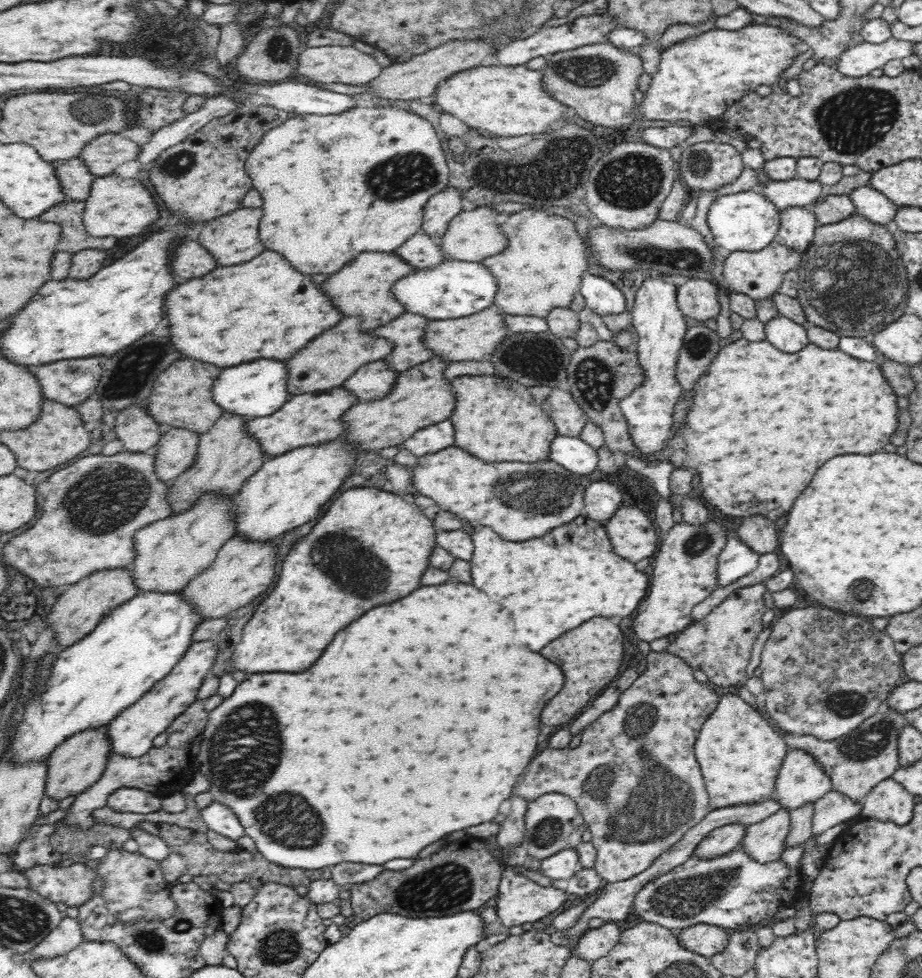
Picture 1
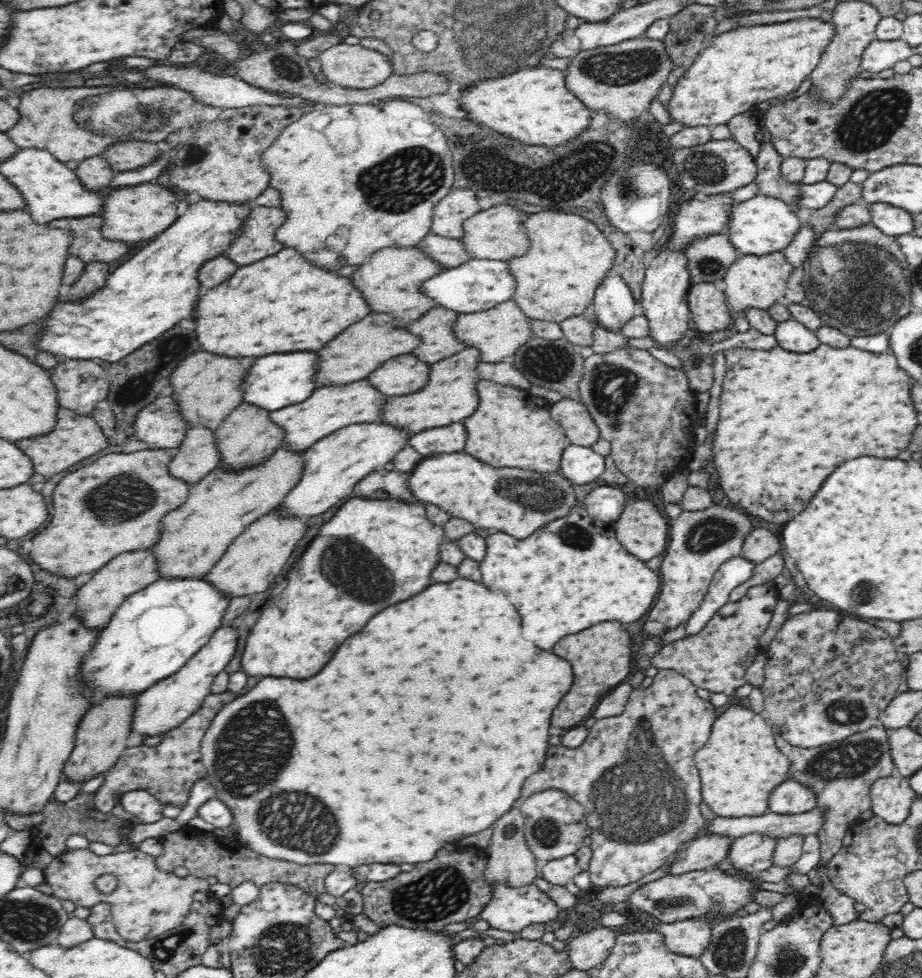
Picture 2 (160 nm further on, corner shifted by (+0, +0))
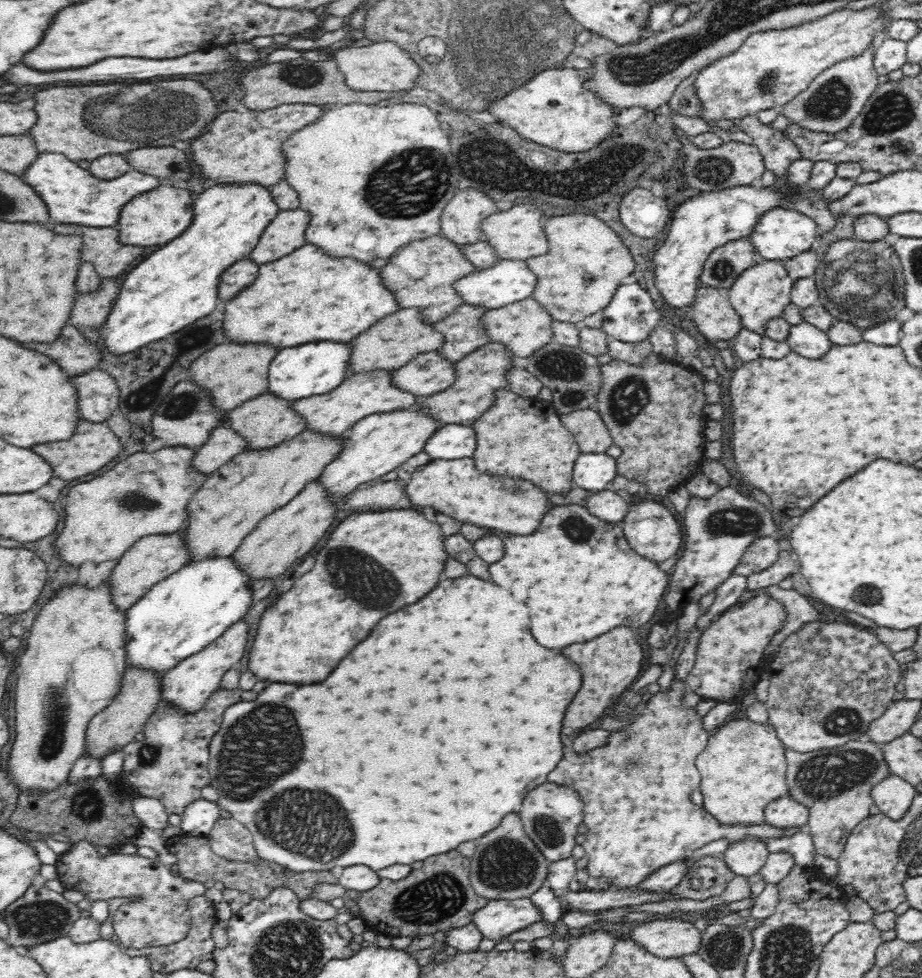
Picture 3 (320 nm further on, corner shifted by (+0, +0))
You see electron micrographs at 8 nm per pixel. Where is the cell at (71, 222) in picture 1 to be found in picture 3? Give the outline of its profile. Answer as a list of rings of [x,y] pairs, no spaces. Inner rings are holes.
[[[54,224],[54,232],[82,237],[82,260],[93,264],[102,278],[116,279],[144,252],[144,247],[122,244],[117,228]]]

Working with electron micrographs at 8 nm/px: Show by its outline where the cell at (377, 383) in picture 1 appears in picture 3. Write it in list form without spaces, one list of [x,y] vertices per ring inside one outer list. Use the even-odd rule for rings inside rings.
[[[436,351],[419,354],[393,372],[393,383],[419,398],[445,391],[456,379],[455,363]]]

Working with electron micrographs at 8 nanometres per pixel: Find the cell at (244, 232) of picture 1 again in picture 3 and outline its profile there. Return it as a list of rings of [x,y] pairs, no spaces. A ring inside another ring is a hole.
[[[285,210],[277,215],[250,253],[249,258],[258,265],[274,262],[308,243],[306,230],[312,217],[307,210]]]

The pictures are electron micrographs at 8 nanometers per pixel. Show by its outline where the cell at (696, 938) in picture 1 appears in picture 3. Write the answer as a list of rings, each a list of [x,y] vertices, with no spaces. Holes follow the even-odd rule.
[[[677,918],[639,923],[624,939],[630,939],[634,945],[656,956],[679,958],[697,952],[701,935],[694,924]]]

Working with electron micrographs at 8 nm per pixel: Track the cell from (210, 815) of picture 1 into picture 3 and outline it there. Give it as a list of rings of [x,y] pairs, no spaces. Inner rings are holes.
[[[205,798],[192,800],[181,814],[181,828],[186,836],[206,837],[214,822],[222,816],[217,802]]]

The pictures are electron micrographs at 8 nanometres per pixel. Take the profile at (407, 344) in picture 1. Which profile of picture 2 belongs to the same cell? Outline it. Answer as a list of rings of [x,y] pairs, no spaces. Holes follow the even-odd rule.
[[[438,306],[406,326],[412,334],[423,340],[412,353],[420,360],[433,365],[439,360],[462,352],[468,346],[455,335],[453,329],[459,316],[458,312]]]

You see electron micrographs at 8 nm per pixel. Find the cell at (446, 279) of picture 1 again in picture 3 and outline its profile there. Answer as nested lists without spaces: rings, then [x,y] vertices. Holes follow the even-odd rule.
[[[502,259],[490,268],[481,269],[457,280],[455,290],[458,290],[465,304],[495,309],[532,298],[537,284],[537,276],[525,261]]]

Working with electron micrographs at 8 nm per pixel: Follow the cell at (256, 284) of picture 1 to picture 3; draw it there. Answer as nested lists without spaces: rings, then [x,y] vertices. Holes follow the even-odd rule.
[[[306,243],[289,255],[274,262],[259,265],[258,280],[234,300],[226,304],[224,332],[234,342],[268,342],[280,348],[298,346],[316,340],[349,342],[360,336],[367,328],[373,327],[382,316],[401,309],[394,293],[384,288],[380,270],[372,268],[360,259],[349,256],[332,256],[315,244]]]

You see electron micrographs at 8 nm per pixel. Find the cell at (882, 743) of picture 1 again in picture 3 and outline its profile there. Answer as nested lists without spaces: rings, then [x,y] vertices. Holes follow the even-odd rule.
[[[863,739],[809,753],[786,748],[785,755],[787,796],[808,809],[806,828],[815,852],[837,859],[856,825],[870,816],[868,810],[874,804],[871,788],[891,774],[880,746]]]

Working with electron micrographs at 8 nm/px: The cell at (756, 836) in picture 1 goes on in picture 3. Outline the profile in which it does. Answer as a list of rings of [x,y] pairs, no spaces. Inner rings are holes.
[[[738,841],[728,847],[722,858],[734,874],[749,877],[766,864],[769,853],[762,841]]]

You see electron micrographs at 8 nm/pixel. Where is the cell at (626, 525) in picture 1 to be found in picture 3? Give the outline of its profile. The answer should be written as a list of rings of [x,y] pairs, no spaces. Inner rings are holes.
[[[652,499],[640,501],[629,506],[626,516],[620,522],[630,546],[644,558],[654,562],[664,562],[678,556],[683,549],[684,534],[674,514],[662,503]]]

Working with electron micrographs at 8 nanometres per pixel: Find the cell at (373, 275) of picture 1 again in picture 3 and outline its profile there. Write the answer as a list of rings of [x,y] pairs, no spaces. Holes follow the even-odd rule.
[[[442,234],[408,243],[400,247],[389,258],[388,264],[381,268],[382,280],[386,288],[394,293],[401,308],[421,308],[425,322],[433,325],[464,305],[460,293],[455,290],[455,282],[481,270],[467,260],[461,248],[462,245]]]

